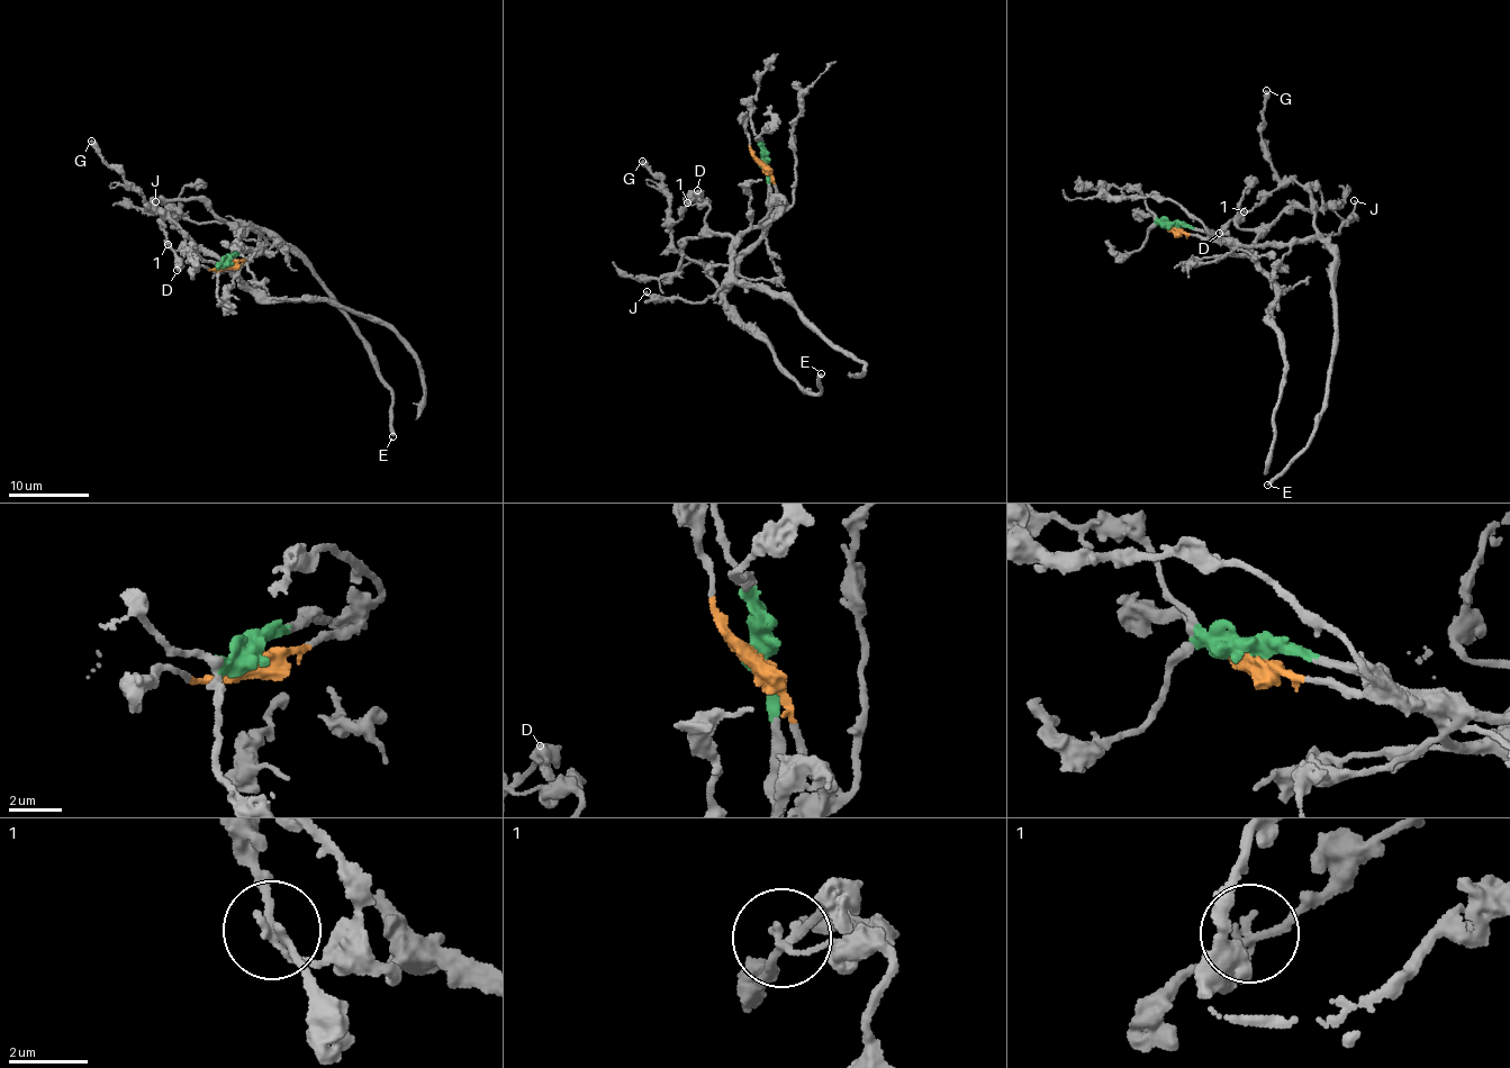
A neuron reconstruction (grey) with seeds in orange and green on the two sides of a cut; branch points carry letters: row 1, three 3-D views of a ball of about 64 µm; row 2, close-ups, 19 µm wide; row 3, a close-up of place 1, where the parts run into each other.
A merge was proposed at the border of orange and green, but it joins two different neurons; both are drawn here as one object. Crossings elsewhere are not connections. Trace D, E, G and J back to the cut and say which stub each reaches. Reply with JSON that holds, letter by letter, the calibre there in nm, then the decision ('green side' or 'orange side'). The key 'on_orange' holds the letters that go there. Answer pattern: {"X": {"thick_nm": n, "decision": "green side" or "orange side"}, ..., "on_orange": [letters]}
{"D": {"thick_nm": 480, "decision": "green side"}, "E": {"thick_nm": 360, "decision": "green side"}, "G": {"thick_nm": 380, "decision": "green side"}, "J": {"thick_nm": 170, "decision": "green side"}, "on_orange": []}

